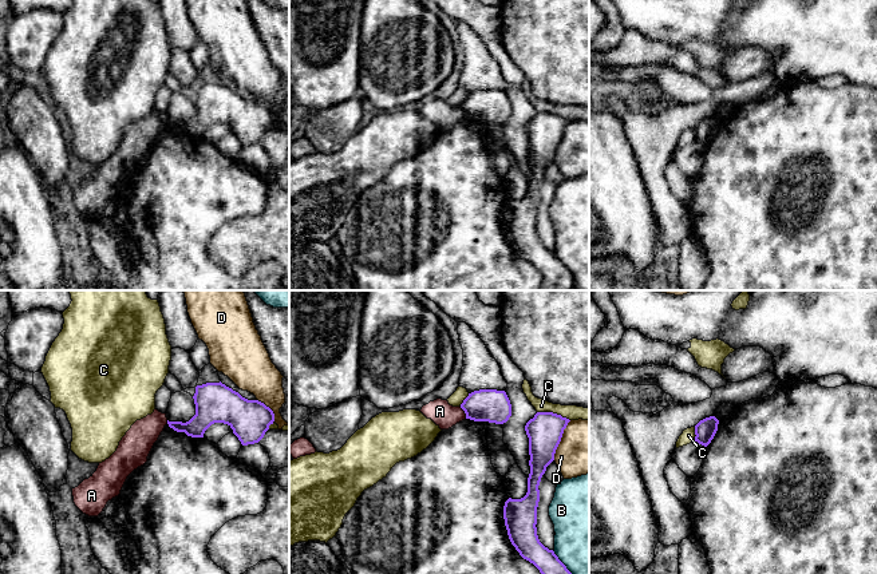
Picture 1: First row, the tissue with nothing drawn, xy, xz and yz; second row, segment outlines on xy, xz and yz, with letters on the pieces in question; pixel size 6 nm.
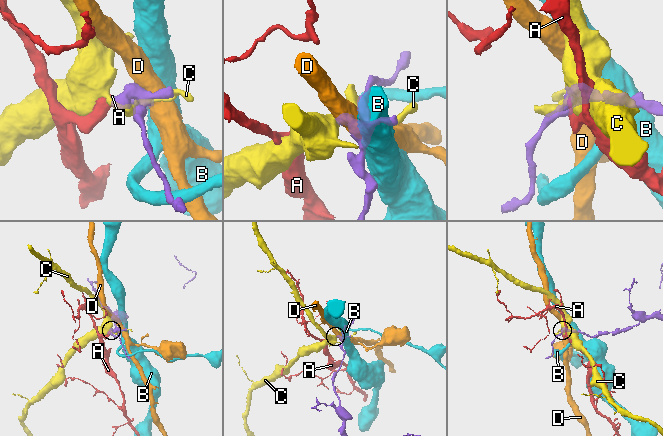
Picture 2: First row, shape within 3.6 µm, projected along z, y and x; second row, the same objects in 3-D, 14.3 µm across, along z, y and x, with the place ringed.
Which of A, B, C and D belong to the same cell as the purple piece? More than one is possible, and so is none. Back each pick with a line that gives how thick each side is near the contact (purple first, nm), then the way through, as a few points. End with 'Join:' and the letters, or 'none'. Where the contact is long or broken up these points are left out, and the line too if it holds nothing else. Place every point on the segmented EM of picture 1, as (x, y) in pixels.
Join: none

